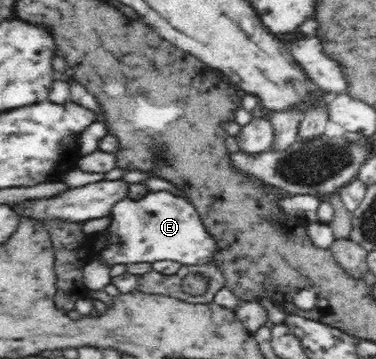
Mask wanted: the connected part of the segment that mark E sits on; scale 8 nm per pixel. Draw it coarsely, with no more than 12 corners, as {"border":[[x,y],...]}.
{"border":[[170,191],[111,207],[109,267],[212,263],[196,207]]}

